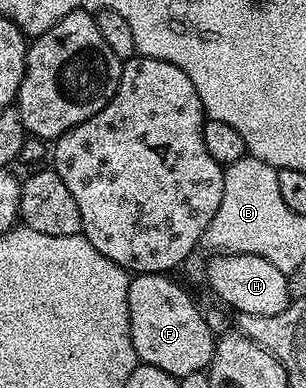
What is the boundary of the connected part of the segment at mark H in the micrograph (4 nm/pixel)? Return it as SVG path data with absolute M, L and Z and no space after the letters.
M217 253L212 256L213 259L209 263L209 271L207 267L207 279L209 275L209 283L213 286L213 291L226 303L229 307L234 307L234 312L242 315L258 315L259 317L275 317L275 313L283 313L283 309L287 309L290 305L289 297L289 277L286 272L275 269L275 265L271 265L271 261L267 261L263 257L255 257L254 255L226 255Z

